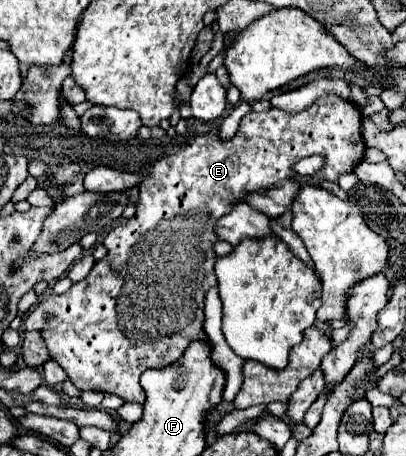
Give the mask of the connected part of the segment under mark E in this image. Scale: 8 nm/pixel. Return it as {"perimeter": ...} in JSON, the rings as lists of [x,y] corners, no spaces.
{"perimeter":[[[324,96],[298,114],[288,114],[278,108],[260,114],[250,112],[242,118],[240,130],[232,140],[222,142],[218,138],[218,130],[214,130],[206,136],[198,136],[190,146],[178,150],[176,154],[160,158],[152,164],[140,186],[136,214],[104,238],[104,246],[108,248],[106,258],[96,262],[90,274],[68,292],[46,296],[26,316],[26,330],[38,330],[42,334],[50,358],[62,366],[76,388],[110,392],[120,396],[124,402],[144,404],[144,390],[138,384],[140,374],[148,368],[158,370],[170,366],[184,354],[184,348],[192,340],[202,340],[206,336],[204,296],[212,286],[216,286],[216,254],[212,244],[218,240],[214,234],[218,218],[228,214],[230,208],[244,198],[244,194],[266,190],[286,178],[296,178],[292,166],[300,158],[314,154],[326,158],[326,166],[312,176],[312,182],[334,182],[342,172],[352,172],[364,158],[360,128],[362,116],[358,106],[338,96]]]}

